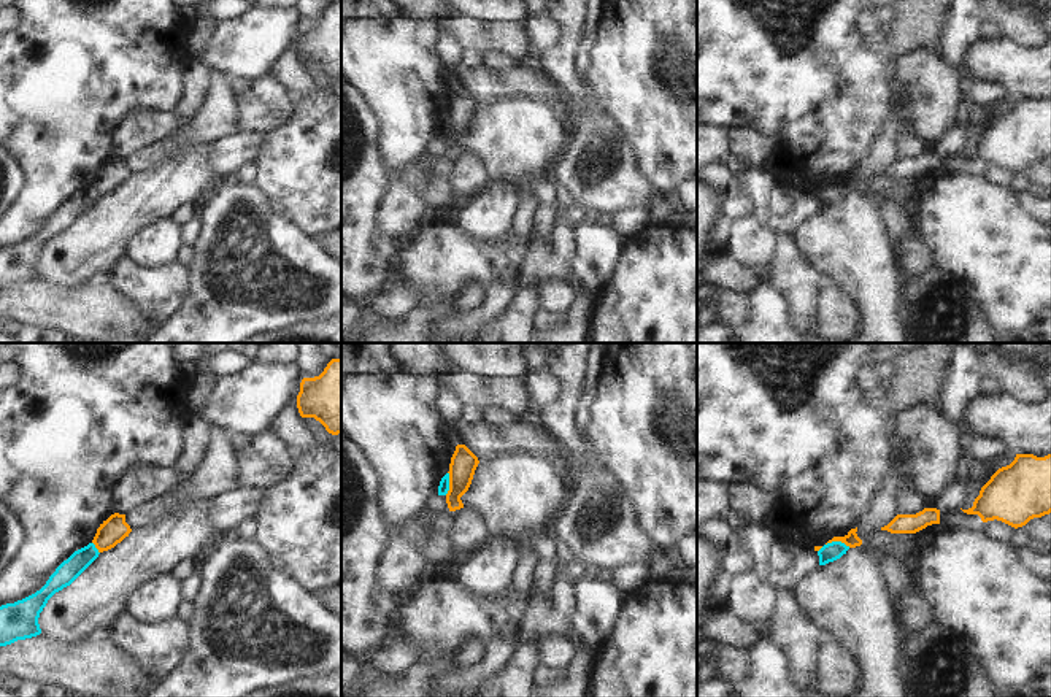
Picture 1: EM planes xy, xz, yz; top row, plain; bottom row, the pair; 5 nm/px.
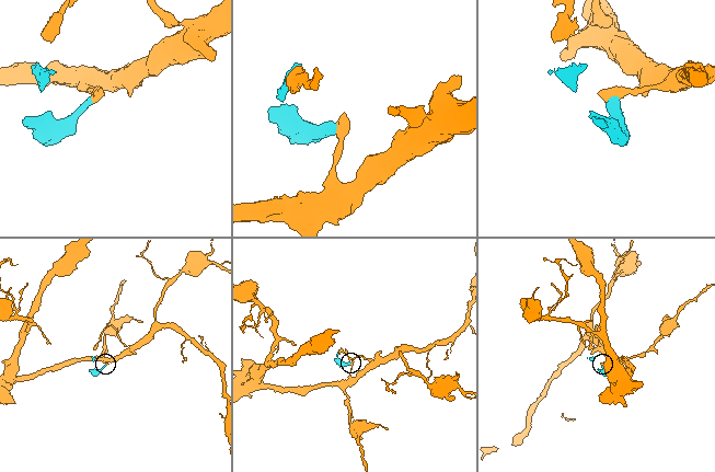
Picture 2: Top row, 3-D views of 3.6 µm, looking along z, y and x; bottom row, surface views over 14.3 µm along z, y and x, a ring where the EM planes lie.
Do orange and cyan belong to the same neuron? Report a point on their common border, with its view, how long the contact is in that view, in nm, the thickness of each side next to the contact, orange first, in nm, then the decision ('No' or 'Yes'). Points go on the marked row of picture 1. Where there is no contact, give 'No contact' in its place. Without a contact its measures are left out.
Touches orange at yz (839, 540). Shared border 130 nm. Thickness 70 nm (orange) against 90 nm. No

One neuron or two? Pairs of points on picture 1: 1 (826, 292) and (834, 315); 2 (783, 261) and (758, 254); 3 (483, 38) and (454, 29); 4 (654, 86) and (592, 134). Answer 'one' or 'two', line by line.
1: one
2: two
3: one
4: two

